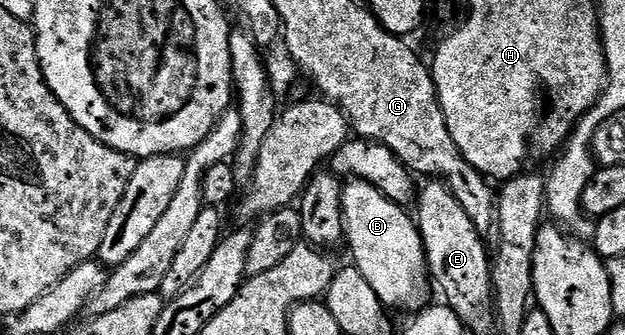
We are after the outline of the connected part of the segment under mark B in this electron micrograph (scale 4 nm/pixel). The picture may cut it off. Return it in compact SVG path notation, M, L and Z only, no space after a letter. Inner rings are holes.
M352 179L343 184L343 234L345 244L351 247L353 266L373 286L377 298L381 298L383 307L388 310L404 308L410 314L418 313L428 307L433 296L433 284L427 271L427 255L423 249L423 239L419 233L419 225L407 213L408 209L402 204L395 204L377 186L373 186L364 180Z

